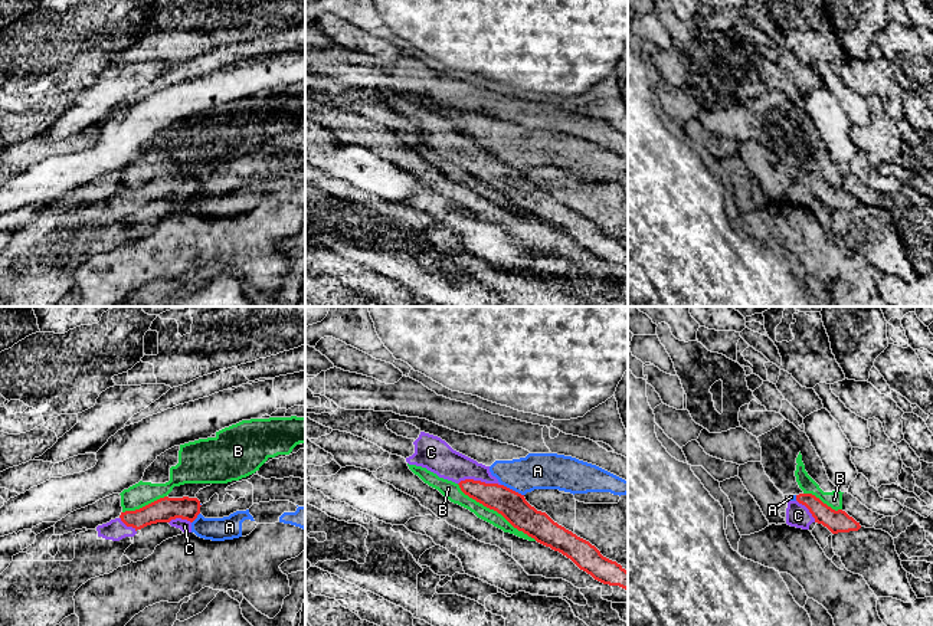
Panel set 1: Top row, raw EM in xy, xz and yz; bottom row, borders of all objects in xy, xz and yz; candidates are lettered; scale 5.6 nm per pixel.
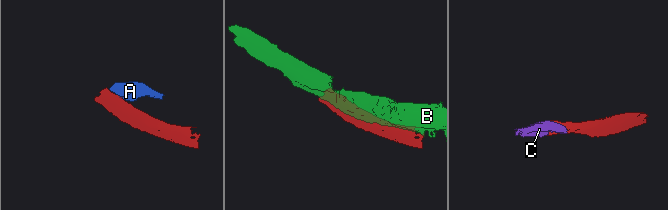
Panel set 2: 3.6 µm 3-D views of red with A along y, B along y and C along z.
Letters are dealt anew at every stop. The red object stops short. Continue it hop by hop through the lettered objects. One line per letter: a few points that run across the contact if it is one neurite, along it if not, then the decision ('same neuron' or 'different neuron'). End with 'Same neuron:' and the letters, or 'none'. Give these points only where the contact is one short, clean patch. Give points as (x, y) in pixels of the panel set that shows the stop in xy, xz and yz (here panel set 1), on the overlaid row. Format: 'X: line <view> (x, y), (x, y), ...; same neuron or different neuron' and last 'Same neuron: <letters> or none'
A: line xz (501, 484), (523, 495); different neuron
B: different neuron
C: line xz (511, 505), (496, 497), (480, 481), (441, 459); same neuron
Same neuron: C

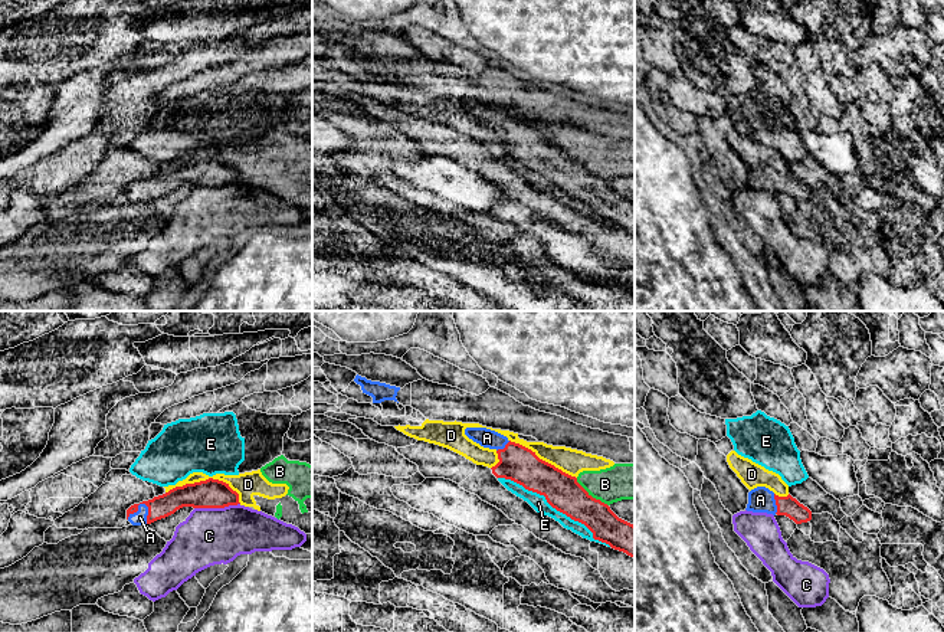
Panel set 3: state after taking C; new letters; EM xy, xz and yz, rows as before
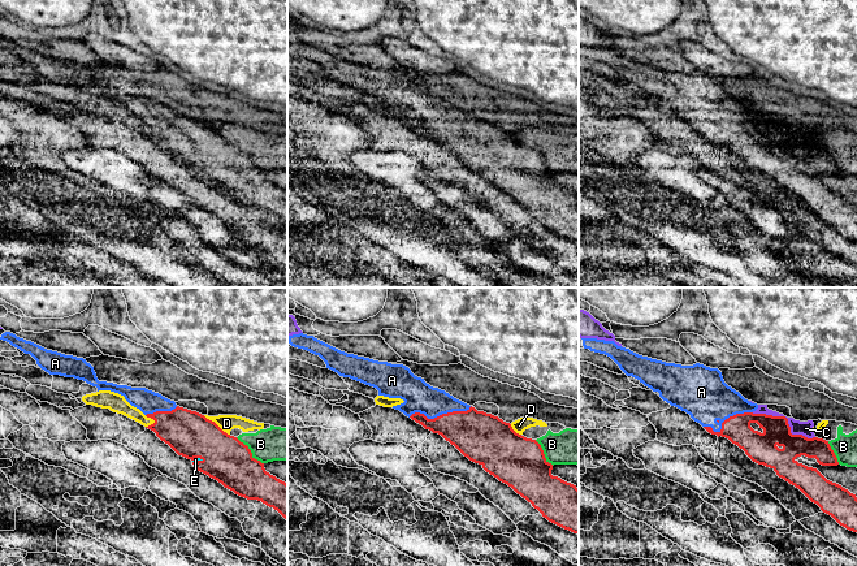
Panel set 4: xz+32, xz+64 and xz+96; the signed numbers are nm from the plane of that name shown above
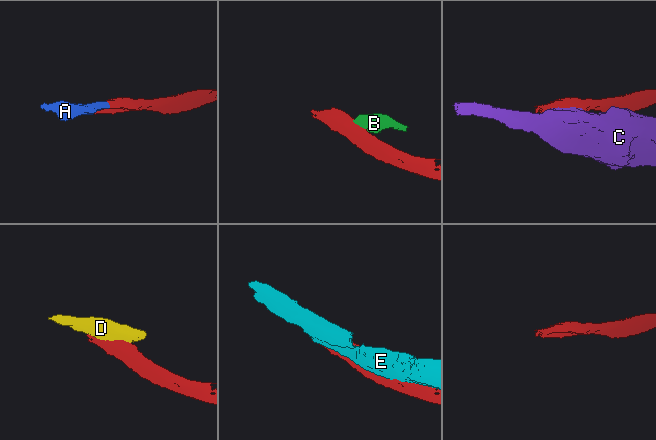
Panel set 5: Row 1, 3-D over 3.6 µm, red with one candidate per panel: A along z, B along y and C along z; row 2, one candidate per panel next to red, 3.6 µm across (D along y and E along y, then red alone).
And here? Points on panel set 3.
A: line xy (163, 506), (137, 508), (140, 517); same neuron
B: line xz (576, 478), (593, 497), (607, 506); different neuron
C: different neuron
D: different neuron
E: different neuron
Same neuron: A

